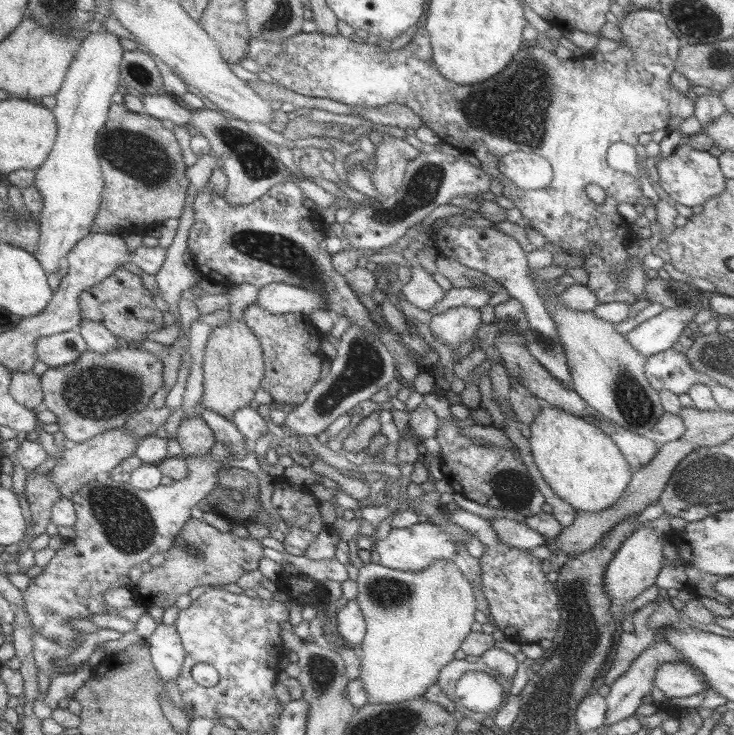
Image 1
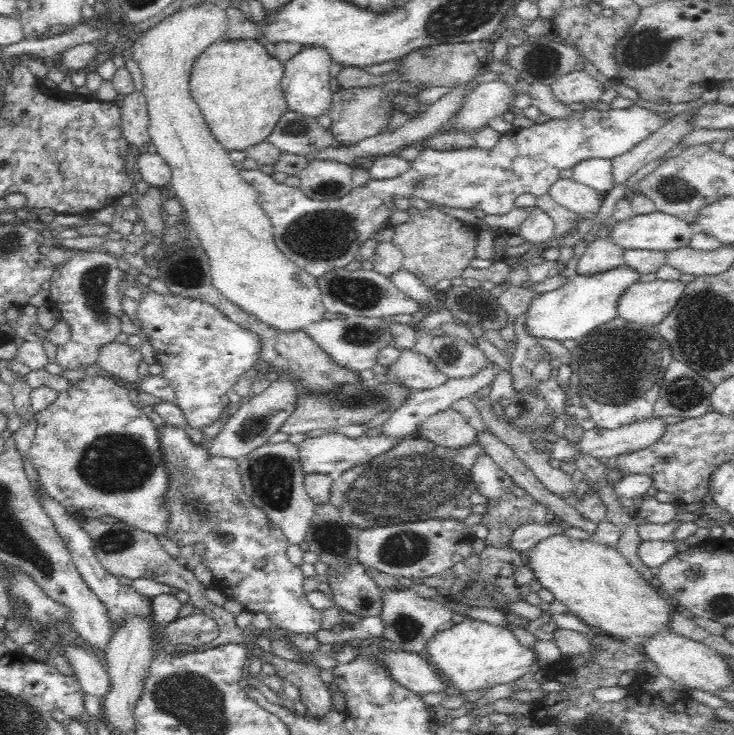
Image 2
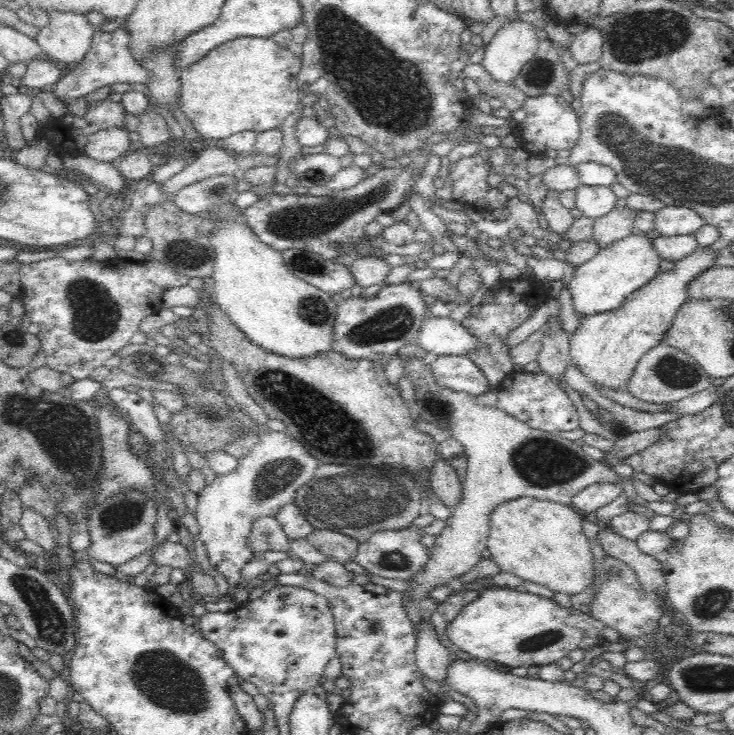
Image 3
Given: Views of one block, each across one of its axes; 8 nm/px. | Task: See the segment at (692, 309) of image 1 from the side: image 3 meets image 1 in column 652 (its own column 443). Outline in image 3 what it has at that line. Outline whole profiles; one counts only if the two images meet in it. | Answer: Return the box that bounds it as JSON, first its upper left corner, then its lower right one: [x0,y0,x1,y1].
[415,311,475,358]

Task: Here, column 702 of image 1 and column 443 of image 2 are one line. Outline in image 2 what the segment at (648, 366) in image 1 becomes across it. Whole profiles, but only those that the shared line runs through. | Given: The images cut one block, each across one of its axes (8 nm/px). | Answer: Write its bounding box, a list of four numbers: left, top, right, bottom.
[386,348,446,390]

